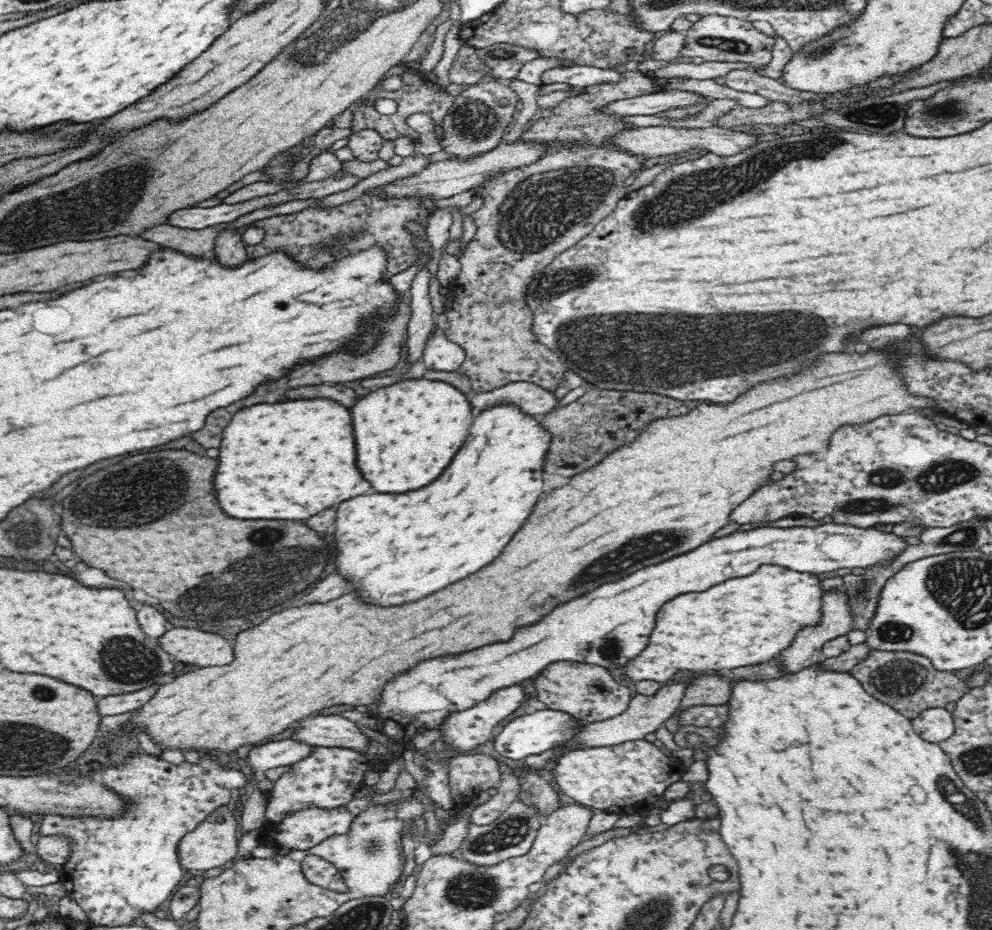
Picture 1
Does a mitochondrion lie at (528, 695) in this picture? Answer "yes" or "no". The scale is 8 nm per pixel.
no

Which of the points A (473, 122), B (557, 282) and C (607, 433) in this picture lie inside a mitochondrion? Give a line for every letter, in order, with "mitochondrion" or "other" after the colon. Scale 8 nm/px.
A: mitochondrion
B: mitochondrion
C: other

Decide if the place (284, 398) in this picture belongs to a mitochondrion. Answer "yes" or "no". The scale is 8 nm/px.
no

